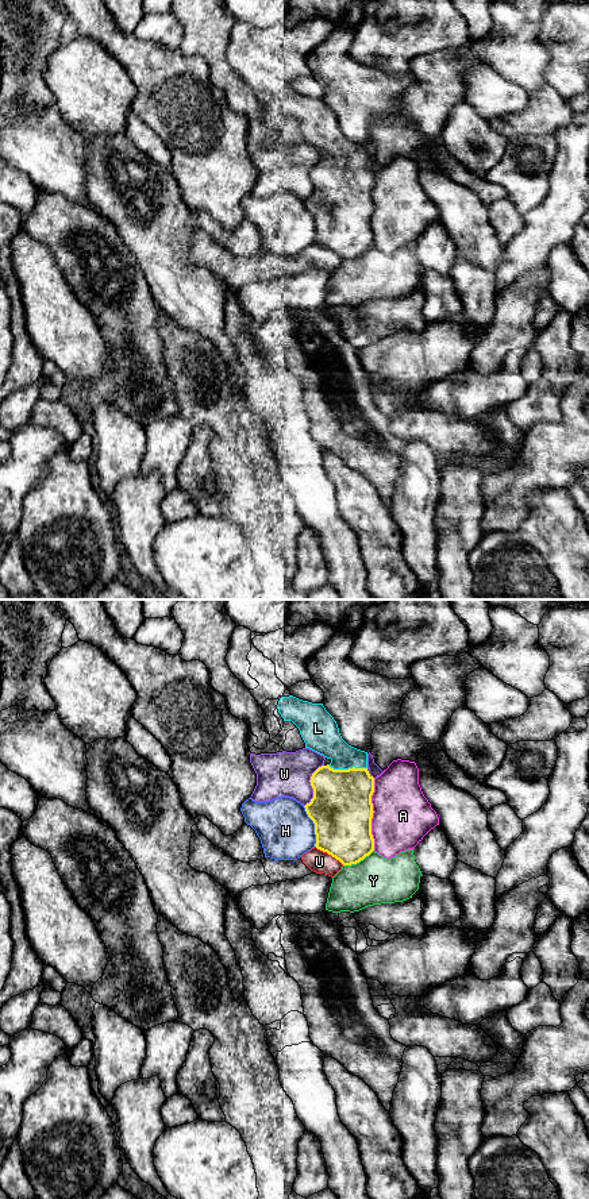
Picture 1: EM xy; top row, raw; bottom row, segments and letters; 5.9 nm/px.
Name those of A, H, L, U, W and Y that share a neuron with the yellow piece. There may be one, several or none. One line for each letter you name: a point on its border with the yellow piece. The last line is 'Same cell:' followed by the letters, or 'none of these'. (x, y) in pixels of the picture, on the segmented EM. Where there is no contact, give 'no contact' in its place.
L: xy (349, 768)
Same cell: L

